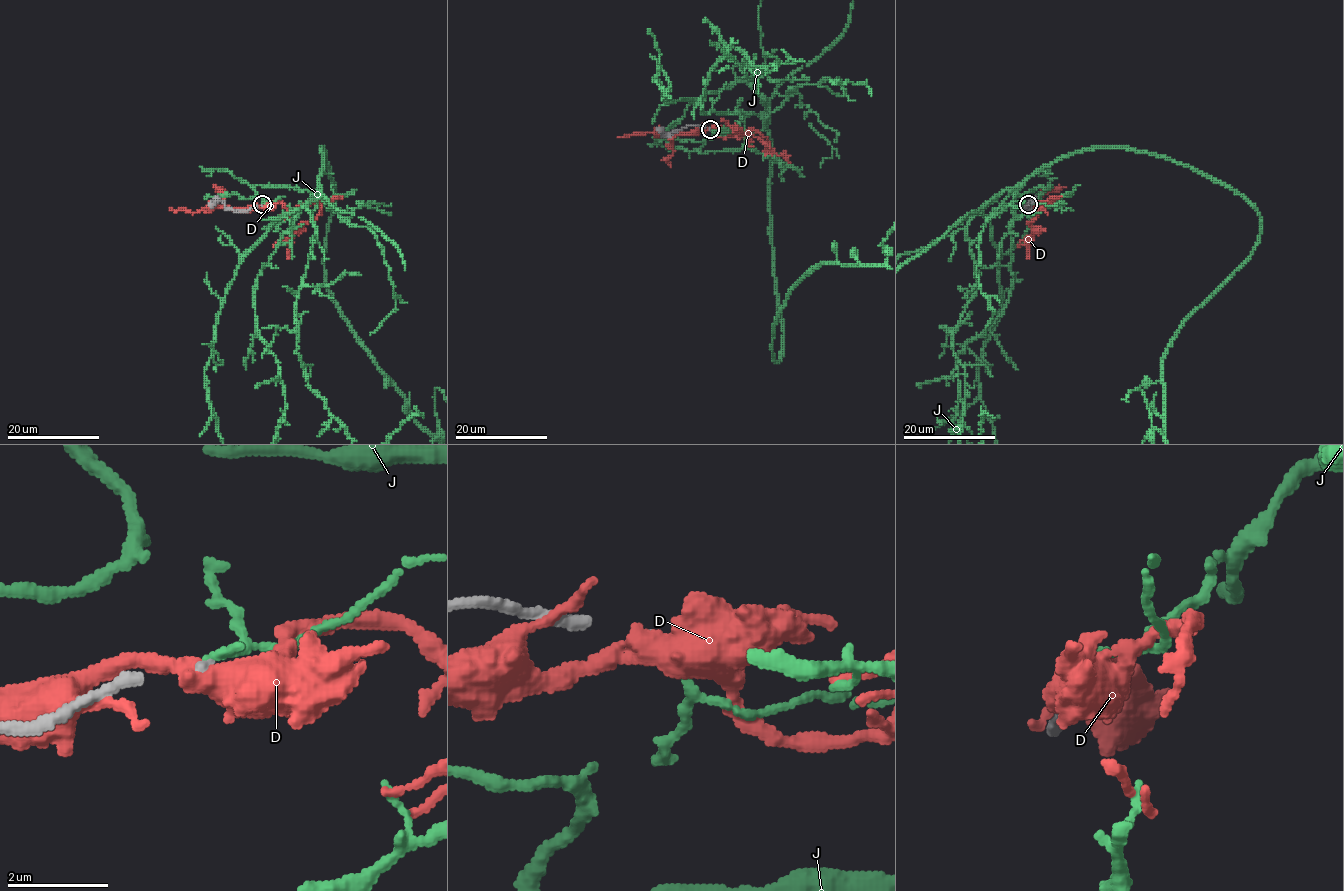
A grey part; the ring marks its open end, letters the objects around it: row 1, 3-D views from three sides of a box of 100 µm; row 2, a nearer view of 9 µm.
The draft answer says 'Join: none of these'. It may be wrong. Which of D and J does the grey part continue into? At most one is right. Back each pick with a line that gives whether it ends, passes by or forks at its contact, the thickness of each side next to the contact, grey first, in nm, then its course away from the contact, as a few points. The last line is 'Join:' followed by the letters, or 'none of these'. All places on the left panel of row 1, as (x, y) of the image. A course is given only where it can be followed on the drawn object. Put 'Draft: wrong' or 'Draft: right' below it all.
Join: none of these
Draft: right

